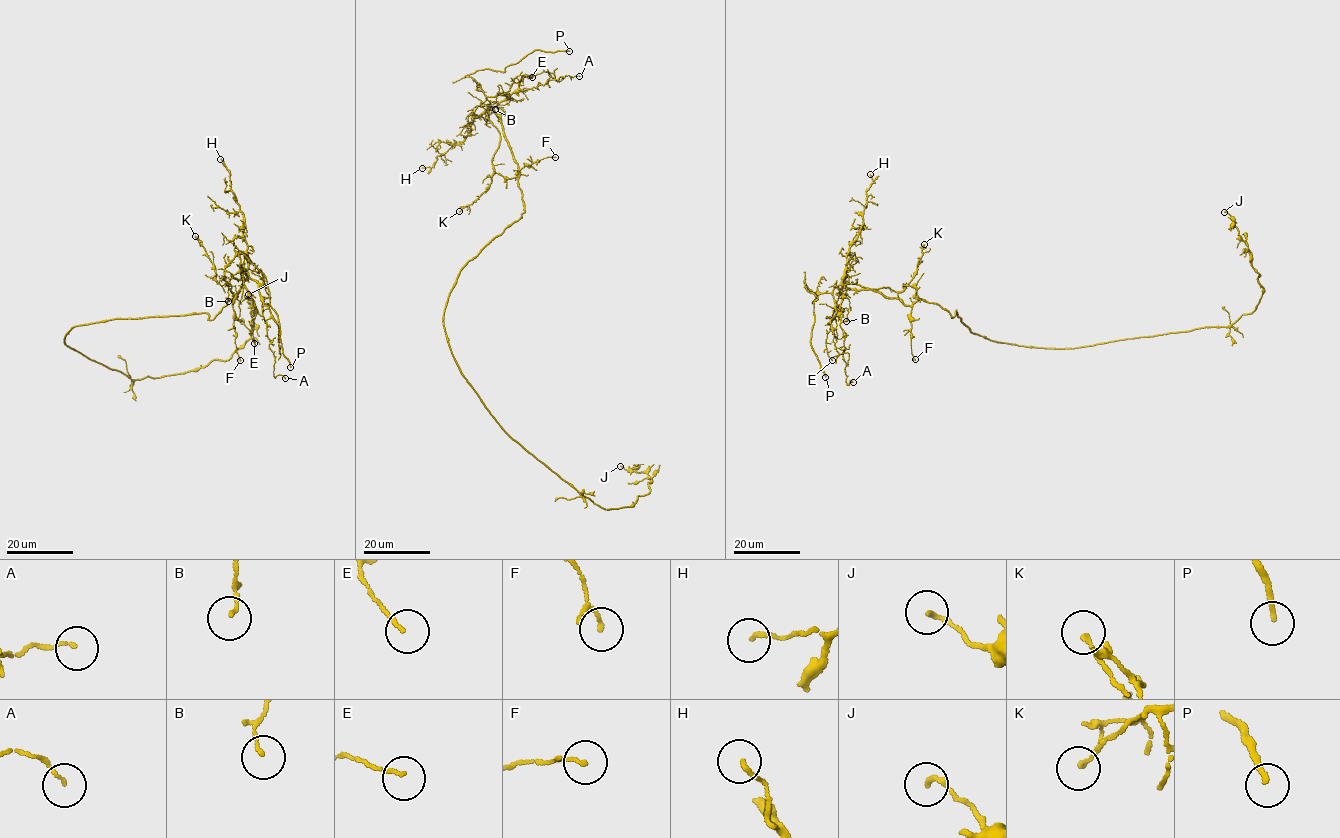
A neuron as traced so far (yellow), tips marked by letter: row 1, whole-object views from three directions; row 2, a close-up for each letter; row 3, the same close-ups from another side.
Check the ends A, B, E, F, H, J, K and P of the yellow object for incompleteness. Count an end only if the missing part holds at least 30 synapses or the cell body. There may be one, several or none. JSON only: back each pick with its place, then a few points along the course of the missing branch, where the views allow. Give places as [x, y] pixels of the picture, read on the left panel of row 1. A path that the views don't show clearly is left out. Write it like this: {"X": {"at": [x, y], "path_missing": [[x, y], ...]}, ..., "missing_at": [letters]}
{"P": {"at": [290, 367], "path_missing": [[290, 367], [293, 398], [317, 425], [332, 429], [343, 421], [349, 410], [350, 393], [329, 394]]}, "missing_at": ["P"]}

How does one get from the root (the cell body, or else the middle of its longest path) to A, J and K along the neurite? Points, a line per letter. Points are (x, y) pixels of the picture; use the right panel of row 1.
A: (993, 341), (956, 310), (951, 317), (921, 299), (906, 305), (840, 285), (842, 357), (853, 382)
J: (993, 341), (1065, 348), (1230, 325), (1255, 311), (1264, 292), (1248, 247), (1233, 218), (1224, 212)
K: (993, 341), (973, 333), (956, 310), (951, 317), (921, 299), (906, 305), (845, 286), (900, 292), (924, 244)

